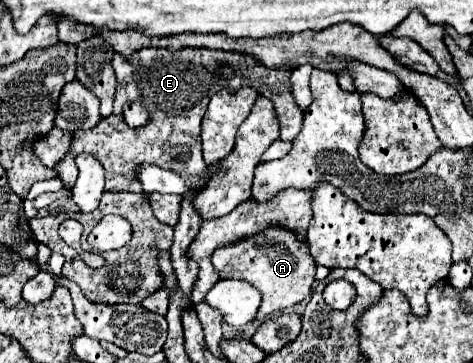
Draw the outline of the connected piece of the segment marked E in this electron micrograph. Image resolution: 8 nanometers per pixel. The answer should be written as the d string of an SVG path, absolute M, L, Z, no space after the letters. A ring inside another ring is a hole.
M144 48L140 52L134 52L130 58L114 54L112 66L118 76L114 112L108 118L102 118L94 128L74 132L72 152L56 166L66 188L72 188L72 184L76 182L78 170L74 164L74 156L78 152L90 152L102 162L106 170L108 192L142 192L140 182L136 180L136 168L140 164L156 164L176 174L204 172L206 162L202 158L200 122L210 98L222 88L238 90L240 86L252 86L260 92L260 96L270 98L278 108L282 140L294 140L302 128L302 112L298 110L290 90L290 70L274 70L260 66L252 60L252 56L206 48L184 48L178 52L170 52L164 48ZM224 64L234 70L234 76L228 80L224 80L220 72L220 66ZM124 102L140 102L150 112L152 122L138 130L128 128L122 118Z

